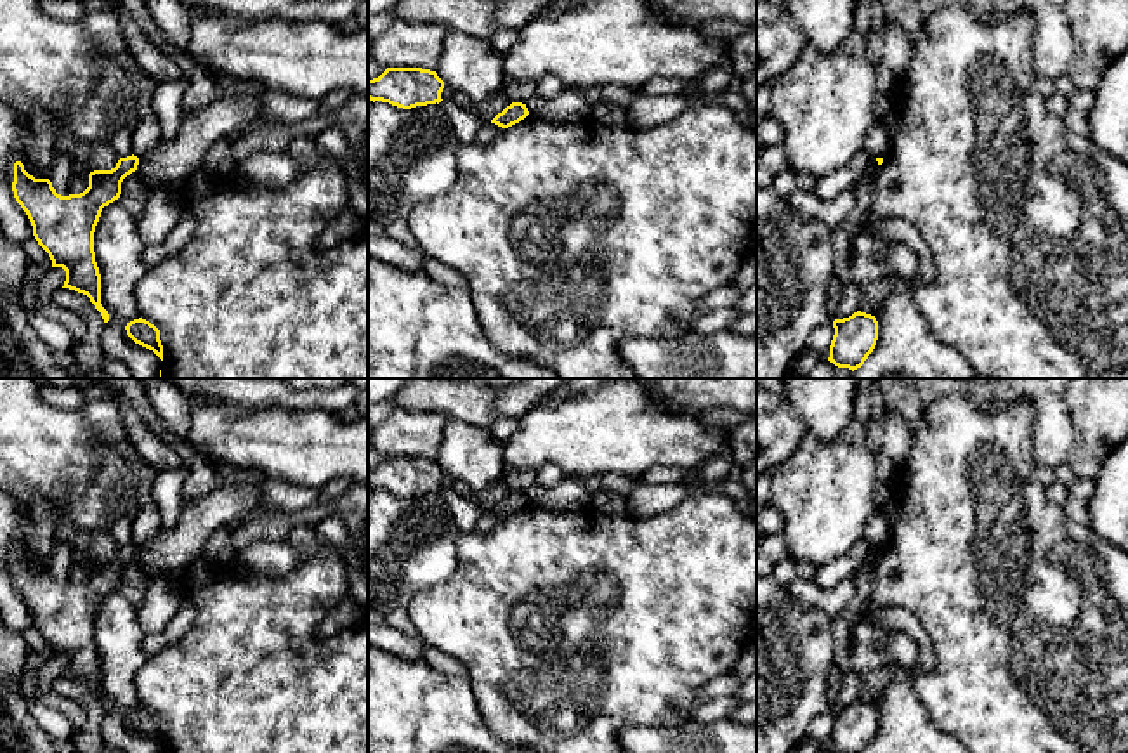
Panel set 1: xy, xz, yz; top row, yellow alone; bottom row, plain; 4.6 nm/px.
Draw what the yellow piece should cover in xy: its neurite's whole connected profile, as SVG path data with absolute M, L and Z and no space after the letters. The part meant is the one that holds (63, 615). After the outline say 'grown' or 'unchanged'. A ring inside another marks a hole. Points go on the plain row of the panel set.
M134 543L120 547L111 559L90 560L83 581L61 585L49 567L35 567L21 550L14 552L14 586L28 604L35 628L49 642L52 656L66 659L62 677L87 684L104 711L109 703L101 692L94 621L102 597L120 586L123 567L137 553L139 547Z | unchanged

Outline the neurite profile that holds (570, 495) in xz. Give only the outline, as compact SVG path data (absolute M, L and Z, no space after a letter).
M564 481L554 488L533 484L526 491L526 496L529 503L548 510L564 512L592 507L592 493L581 482L576 481Z

